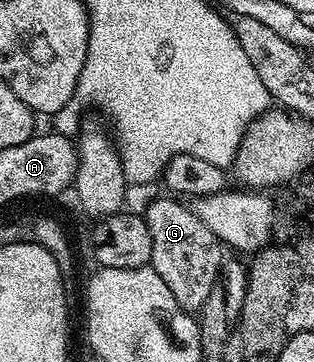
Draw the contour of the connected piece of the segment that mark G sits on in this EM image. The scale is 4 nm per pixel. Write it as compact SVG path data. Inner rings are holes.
M170 195L163 196L156 198L146 211L144 210L144 218L152 243L149 264L156 271L156 275L160 275L160 279L164 279L168 291L172 291L172 295L176 295L176 303L180 303L182 309L198 311L208 298L208 293L219 280L220 270L224 264L224 256L222 257L224 246L216 235L212 235L212 231L208 227L204 227L204 223L200 223L200 219L189 204L181 205L183 203L181 200Z

